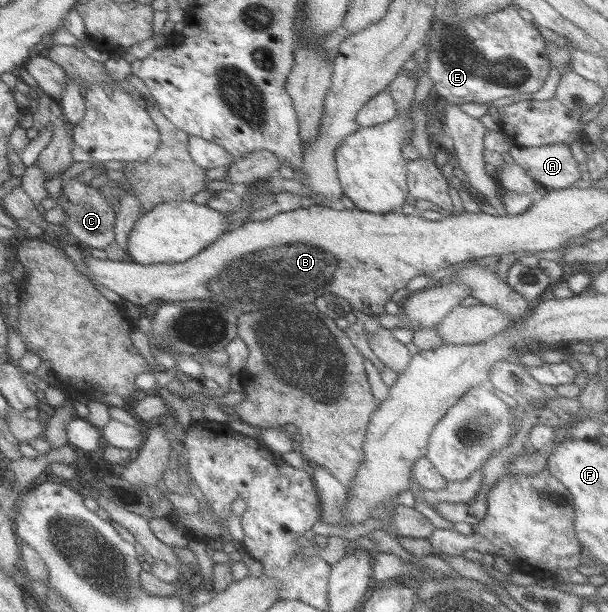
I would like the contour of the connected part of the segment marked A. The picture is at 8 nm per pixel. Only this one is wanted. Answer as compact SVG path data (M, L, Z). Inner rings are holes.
M510 144L507 152L512 161L538 184L541 191L566 189L582 178L576 168L577 161L566 144L527 148Z

